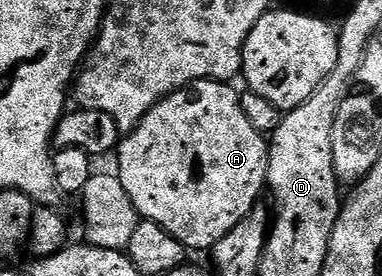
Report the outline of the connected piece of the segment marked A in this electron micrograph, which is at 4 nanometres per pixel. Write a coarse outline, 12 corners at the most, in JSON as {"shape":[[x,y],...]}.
{"shape":[[195,81],[122,136],[138,214],[212,250],[262,200],[270,142]]}

